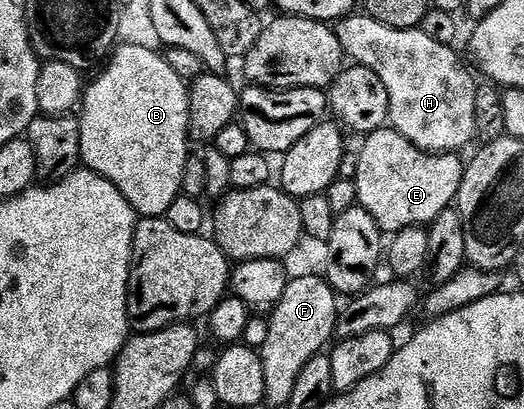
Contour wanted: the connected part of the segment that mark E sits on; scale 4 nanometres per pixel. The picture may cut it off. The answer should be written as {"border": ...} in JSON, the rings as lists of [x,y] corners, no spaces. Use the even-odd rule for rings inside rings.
{"border":[[[391,127],[376,129],[364,141],[365,146],[357,157],[357,200],[370,213],[371,218],[375,219],[382,234],[394,235],[403,228],[428,226],[442,211],[456,202],[465,171],[465,165],[457,153],[425,153],[407,139],[403,139],[403,135],[399,135]]]}

